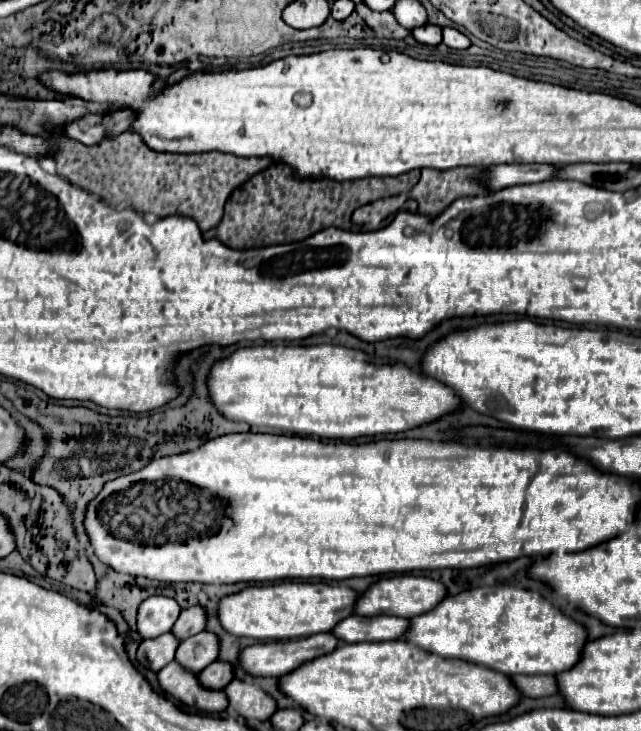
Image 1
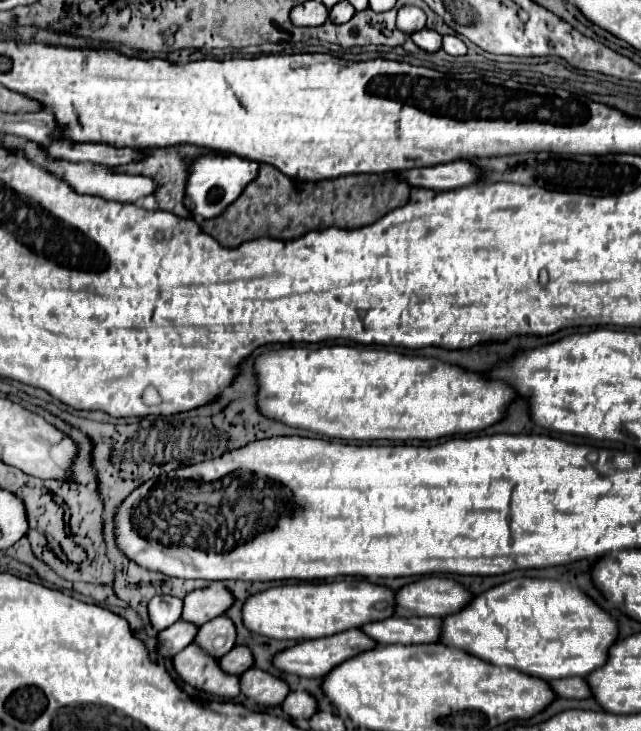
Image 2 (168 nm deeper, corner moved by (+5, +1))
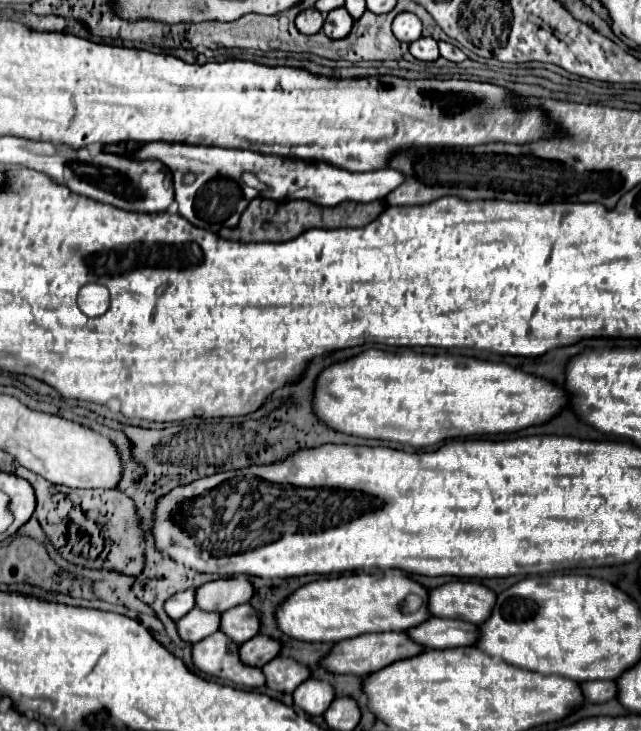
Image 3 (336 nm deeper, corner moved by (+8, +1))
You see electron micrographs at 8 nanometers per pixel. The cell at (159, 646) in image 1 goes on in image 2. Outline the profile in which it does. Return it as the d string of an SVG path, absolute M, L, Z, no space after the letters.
M177 621L173 627L167 627L159 633L159 653L163 657L173 657L187 645L191 645L197 637L199 627L195 623L187 621Z

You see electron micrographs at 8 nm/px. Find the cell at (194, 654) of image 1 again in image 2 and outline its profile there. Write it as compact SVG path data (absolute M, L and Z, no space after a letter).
M221 615L199 627L195 643L199 643L209 655L223 657L235 647L235 639L237 639L235 623L227 615Z

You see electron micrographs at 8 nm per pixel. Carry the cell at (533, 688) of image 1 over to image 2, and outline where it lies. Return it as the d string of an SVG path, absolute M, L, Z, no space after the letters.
M567 677L567 679L557 679L551 681L551 687L559 697L565 699L589 699L591 697L591 687L585 677Z

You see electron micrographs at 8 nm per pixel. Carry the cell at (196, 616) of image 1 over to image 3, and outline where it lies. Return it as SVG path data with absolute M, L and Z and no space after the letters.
M246 575L230 579L216 579L196 589L196 607L202 611L224 613L236 605L246 603L252 597L252 585Z

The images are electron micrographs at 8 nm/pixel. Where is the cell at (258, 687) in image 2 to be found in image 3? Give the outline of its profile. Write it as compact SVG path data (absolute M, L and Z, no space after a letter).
M276 657L266 663L262 667L262 673L266 677L266 687L280 693L292 693L302 681L310 677L310 671L304 665L282 657Z

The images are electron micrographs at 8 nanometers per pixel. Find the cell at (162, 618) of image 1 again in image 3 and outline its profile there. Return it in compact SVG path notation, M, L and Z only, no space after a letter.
M194 589L180 591L164 603L164 611L172 621L178 621L180 617L184 617L190 609L194 609Z

